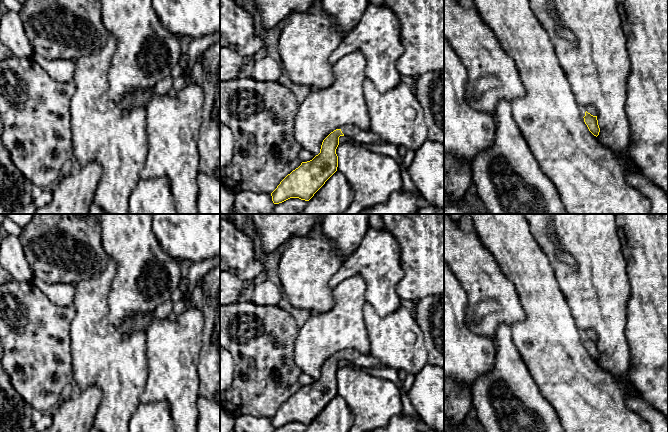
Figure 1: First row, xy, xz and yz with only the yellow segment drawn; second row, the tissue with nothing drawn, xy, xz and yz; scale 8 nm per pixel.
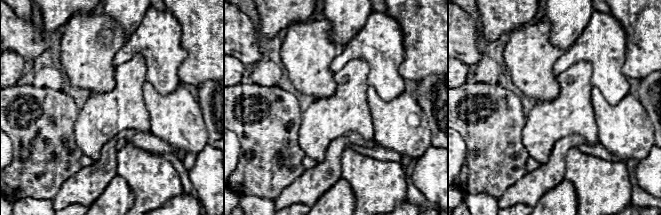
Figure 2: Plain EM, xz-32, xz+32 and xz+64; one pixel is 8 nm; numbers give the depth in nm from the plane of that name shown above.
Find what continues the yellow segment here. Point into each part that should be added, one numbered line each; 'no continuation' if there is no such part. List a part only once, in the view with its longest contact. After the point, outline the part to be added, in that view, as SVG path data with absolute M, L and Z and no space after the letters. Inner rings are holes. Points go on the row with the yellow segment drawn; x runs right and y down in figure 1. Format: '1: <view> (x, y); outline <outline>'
1: xz (352, 132); outline M345 125L341 128L342 133L348 139L356 141L363 144L386 144L386 142L376 133L372 132L370 129L361 130L354 125Z

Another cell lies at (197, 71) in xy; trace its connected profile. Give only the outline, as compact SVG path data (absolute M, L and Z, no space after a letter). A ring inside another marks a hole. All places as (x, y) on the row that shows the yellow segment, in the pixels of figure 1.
M200 55L195 62L191 72L192 81L198 85L203 84L203 67L202 67L202 55Z

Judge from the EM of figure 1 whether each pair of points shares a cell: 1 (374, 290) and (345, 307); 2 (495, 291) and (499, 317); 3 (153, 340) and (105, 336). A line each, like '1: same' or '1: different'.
1: different
2: same
3: different

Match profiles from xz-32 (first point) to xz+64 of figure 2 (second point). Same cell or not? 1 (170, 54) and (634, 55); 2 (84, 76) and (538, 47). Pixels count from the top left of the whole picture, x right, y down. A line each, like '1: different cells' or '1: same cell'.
1: different cells
2: same cell

